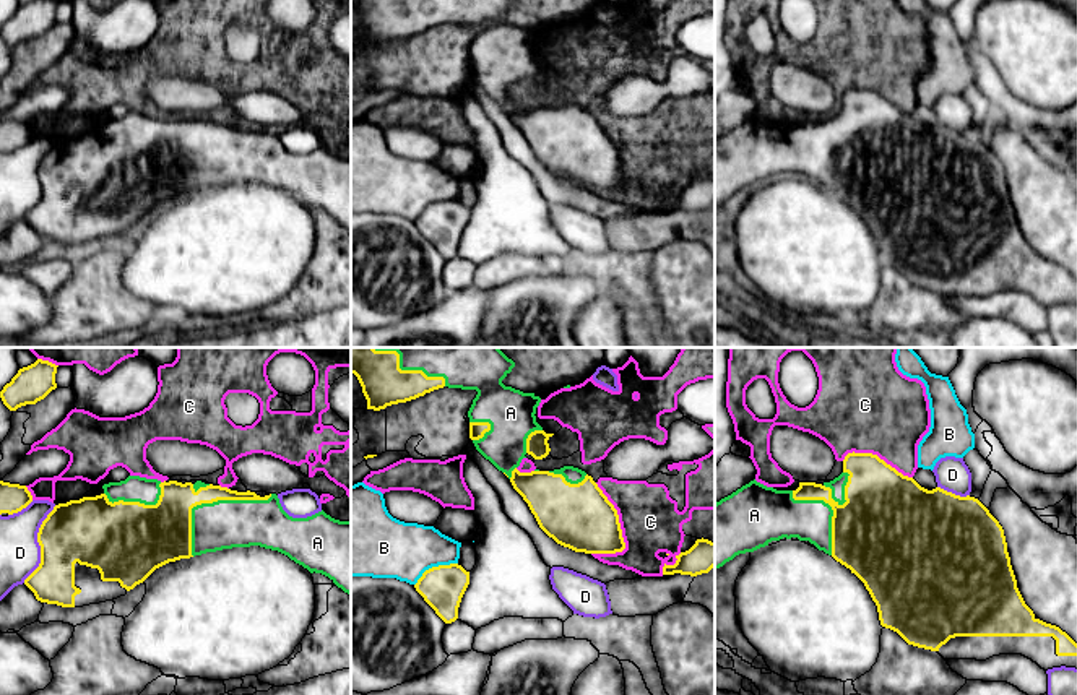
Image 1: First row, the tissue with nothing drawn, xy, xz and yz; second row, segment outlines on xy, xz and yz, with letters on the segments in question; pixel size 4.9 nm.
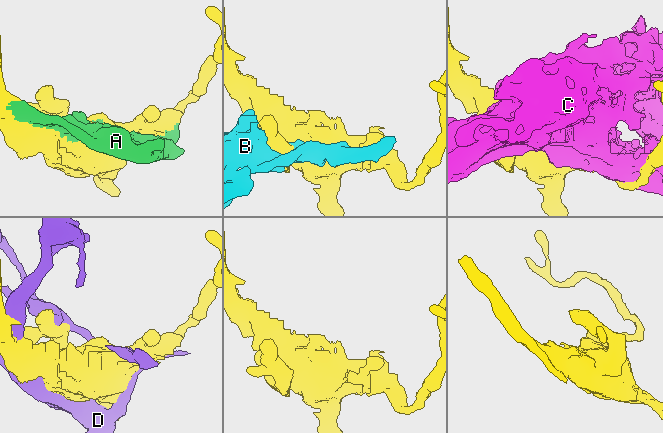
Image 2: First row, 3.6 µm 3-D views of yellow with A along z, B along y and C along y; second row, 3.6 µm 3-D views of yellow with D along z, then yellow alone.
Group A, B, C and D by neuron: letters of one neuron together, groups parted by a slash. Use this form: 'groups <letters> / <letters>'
groups A / B / C / D

